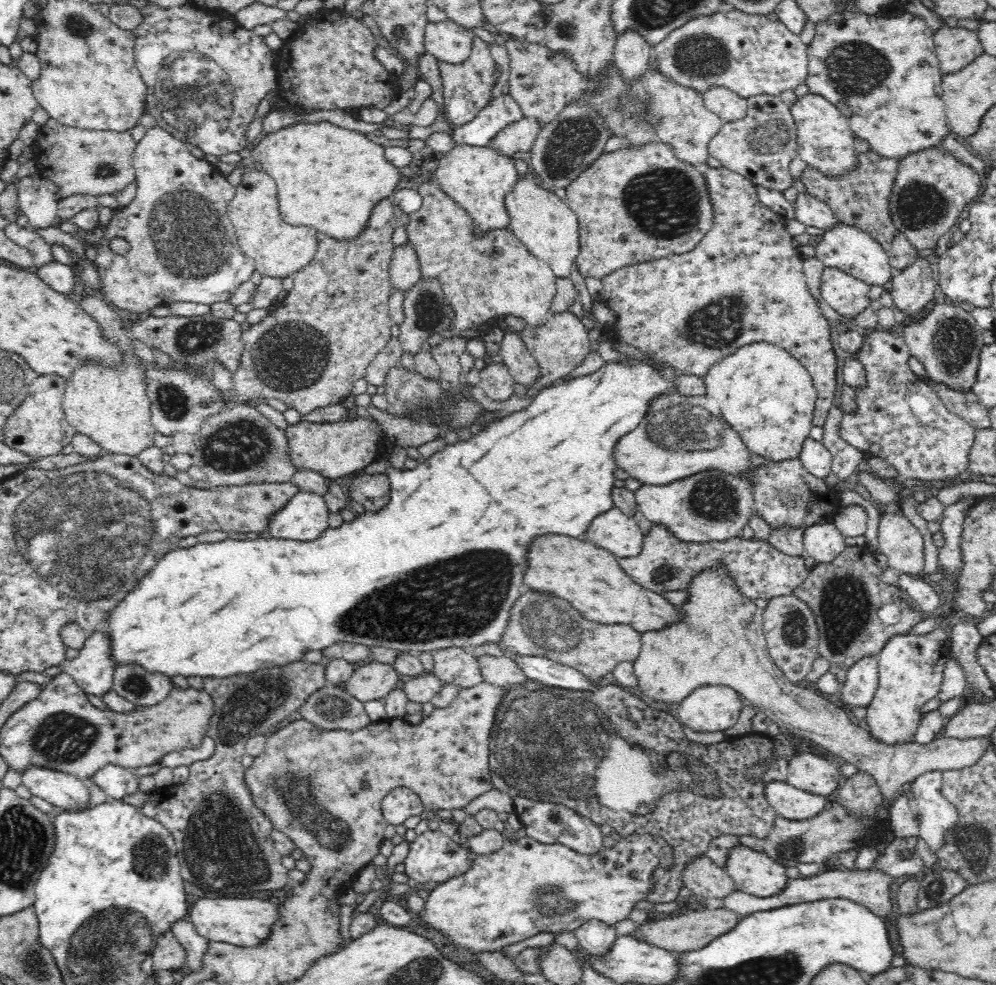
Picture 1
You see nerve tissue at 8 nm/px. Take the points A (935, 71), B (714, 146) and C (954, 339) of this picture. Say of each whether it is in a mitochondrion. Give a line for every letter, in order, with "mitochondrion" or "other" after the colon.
A: other
B: other
C: mitochondrion

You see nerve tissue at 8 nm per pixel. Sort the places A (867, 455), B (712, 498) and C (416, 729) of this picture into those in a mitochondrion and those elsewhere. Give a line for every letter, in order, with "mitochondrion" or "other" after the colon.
A: other
B: mitochondrion
C: other

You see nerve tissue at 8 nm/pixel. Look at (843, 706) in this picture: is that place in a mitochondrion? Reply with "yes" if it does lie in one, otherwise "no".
no

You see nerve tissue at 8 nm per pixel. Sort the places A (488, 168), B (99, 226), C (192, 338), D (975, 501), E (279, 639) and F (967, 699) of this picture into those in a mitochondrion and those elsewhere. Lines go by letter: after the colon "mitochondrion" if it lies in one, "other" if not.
A: other
B: other
C: mitochondrion
D: other
E: other
F: other

